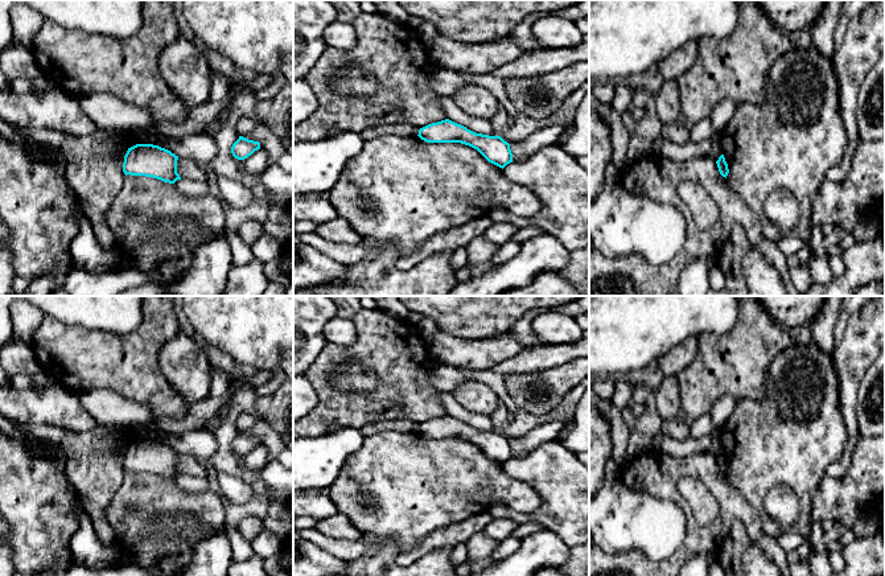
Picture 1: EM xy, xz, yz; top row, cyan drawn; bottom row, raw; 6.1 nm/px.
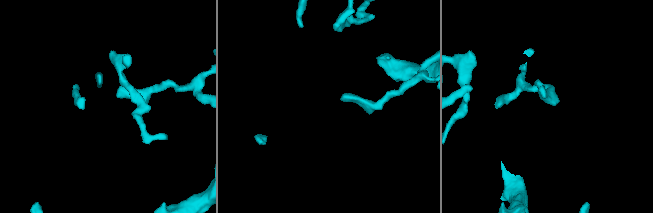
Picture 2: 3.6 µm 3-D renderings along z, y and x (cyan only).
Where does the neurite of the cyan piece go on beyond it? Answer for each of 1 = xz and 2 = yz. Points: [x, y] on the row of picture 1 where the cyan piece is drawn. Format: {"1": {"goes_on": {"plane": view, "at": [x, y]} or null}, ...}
{"1": {"goes_on": null}, "2": {"goes_on": null}}

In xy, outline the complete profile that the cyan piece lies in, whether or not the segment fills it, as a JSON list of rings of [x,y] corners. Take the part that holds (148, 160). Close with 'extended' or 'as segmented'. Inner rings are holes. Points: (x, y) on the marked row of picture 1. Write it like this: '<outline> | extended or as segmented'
[[[136,144],[128,148],[124,162],[124,174],[145,176],[174,184],[181,180],[177,173],[178,156],[153,144]]] | as segmented

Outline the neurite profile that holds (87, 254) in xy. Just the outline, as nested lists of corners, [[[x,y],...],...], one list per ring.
[[[85,211],[77,213],[77,222],[79,235],[70,244],[74,267],[90,273],[116,270],[116,255],[102,247]]]

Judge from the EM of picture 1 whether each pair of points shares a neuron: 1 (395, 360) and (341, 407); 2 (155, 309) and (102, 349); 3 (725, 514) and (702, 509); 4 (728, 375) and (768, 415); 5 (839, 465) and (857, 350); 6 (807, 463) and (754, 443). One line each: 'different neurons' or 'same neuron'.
1: same neuron
2: same neuron
3: different neurons
4: different neurons
5: same neuron
6: same neuron

